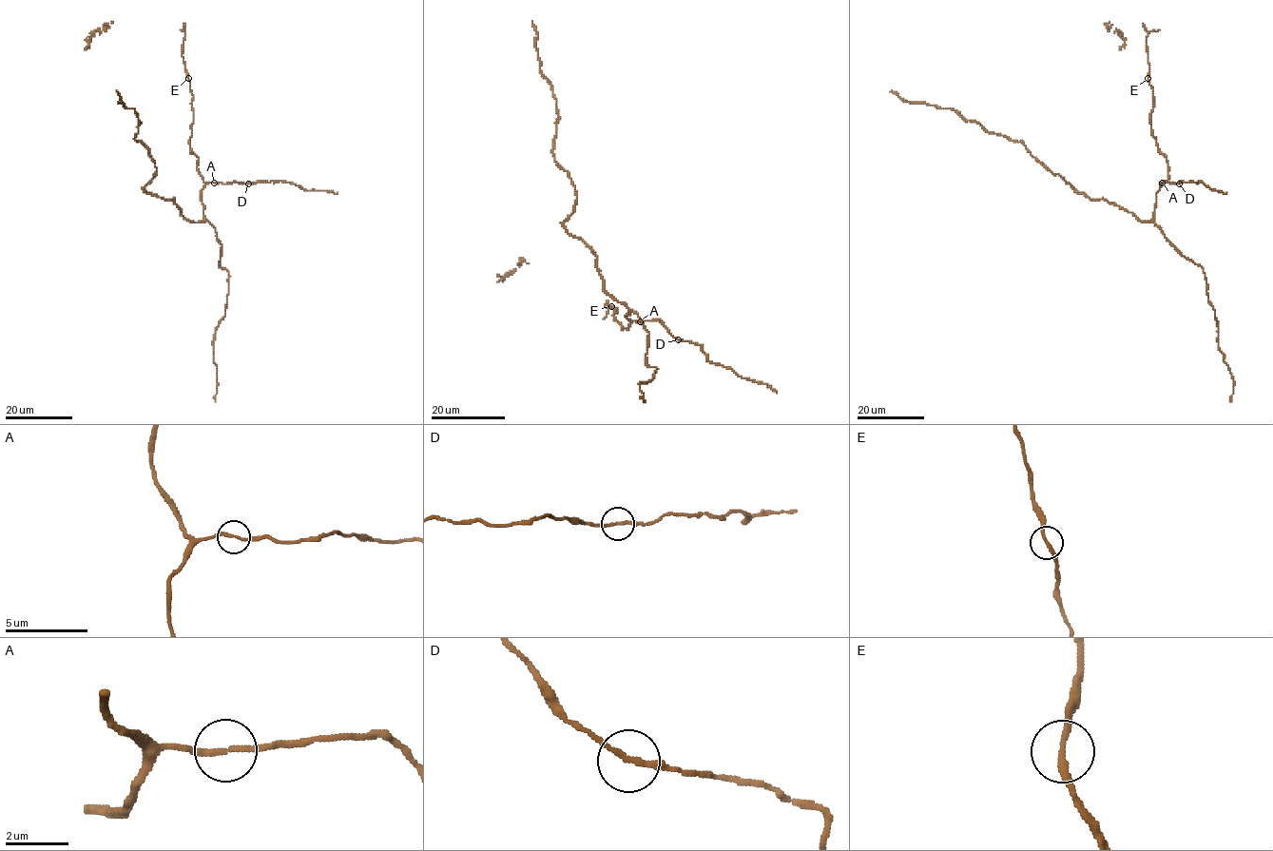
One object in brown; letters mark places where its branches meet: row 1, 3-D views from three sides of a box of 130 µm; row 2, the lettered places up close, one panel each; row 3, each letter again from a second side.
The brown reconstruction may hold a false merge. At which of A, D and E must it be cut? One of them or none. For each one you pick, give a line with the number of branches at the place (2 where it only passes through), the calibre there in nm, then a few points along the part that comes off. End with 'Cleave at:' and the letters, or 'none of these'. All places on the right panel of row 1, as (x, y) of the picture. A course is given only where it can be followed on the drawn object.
Cleave at: none of these

